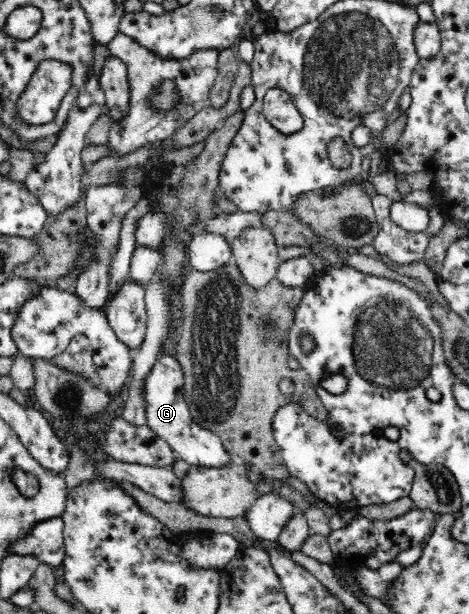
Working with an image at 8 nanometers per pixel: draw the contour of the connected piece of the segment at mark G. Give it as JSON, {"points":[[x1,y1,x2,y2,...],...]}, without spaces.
{"points":[[159,355,144,381,142,393,146,407,146,425,162,437,177,458,190,466,221,467,229,461,221,438,199,425,191,415,184,396,184,373,175,356]]}

